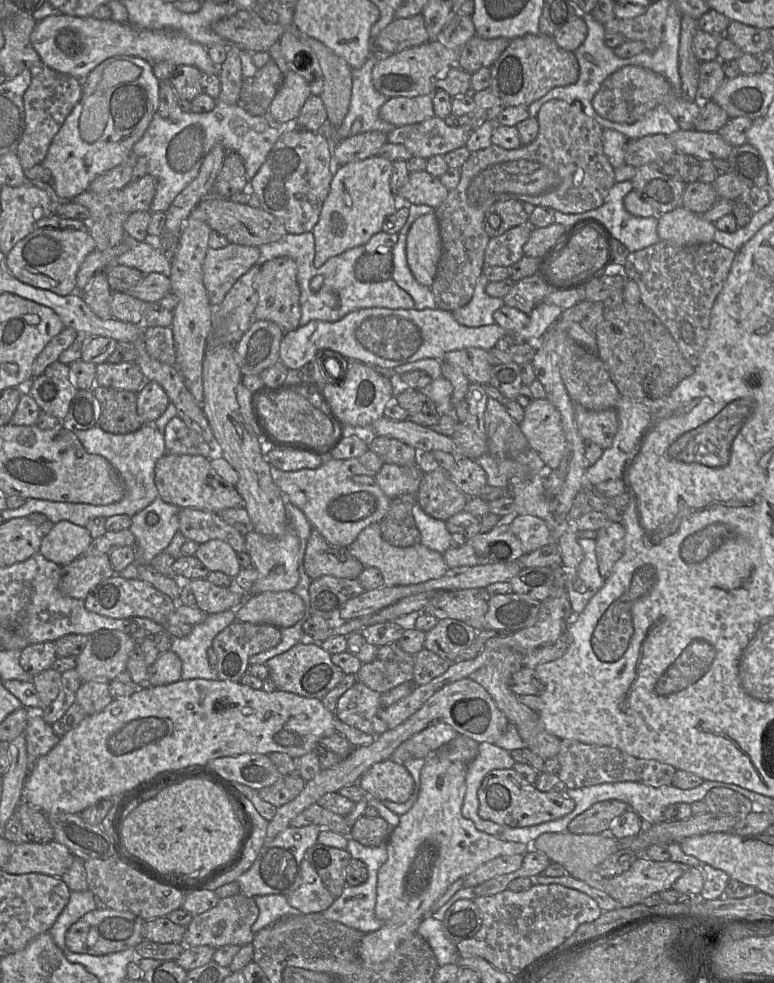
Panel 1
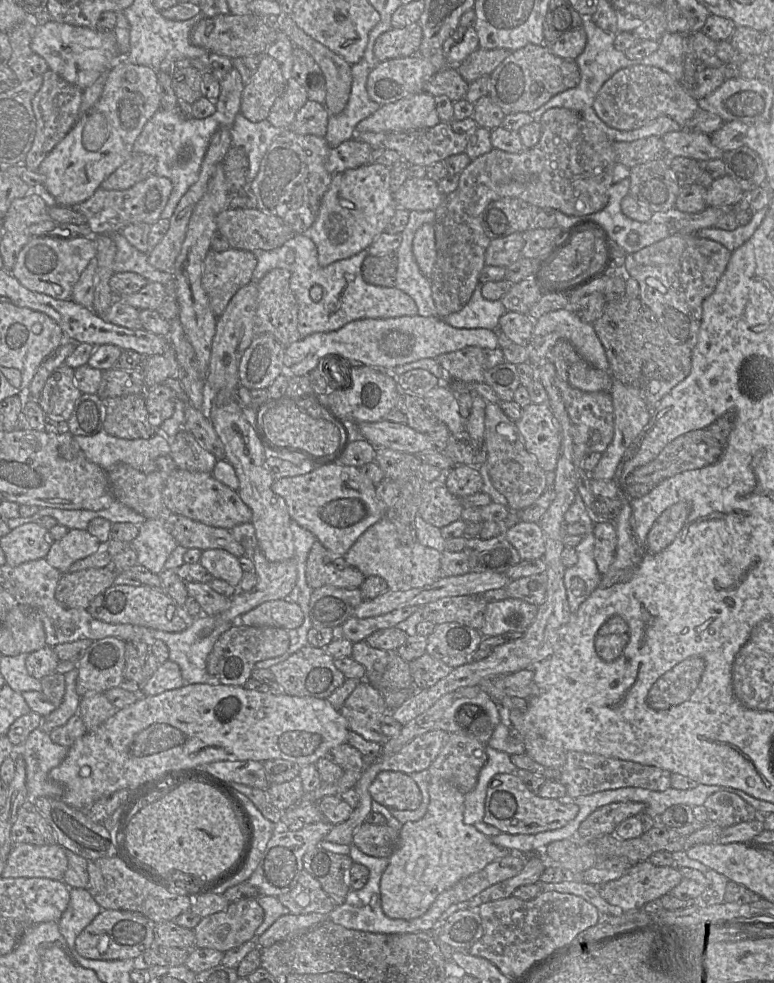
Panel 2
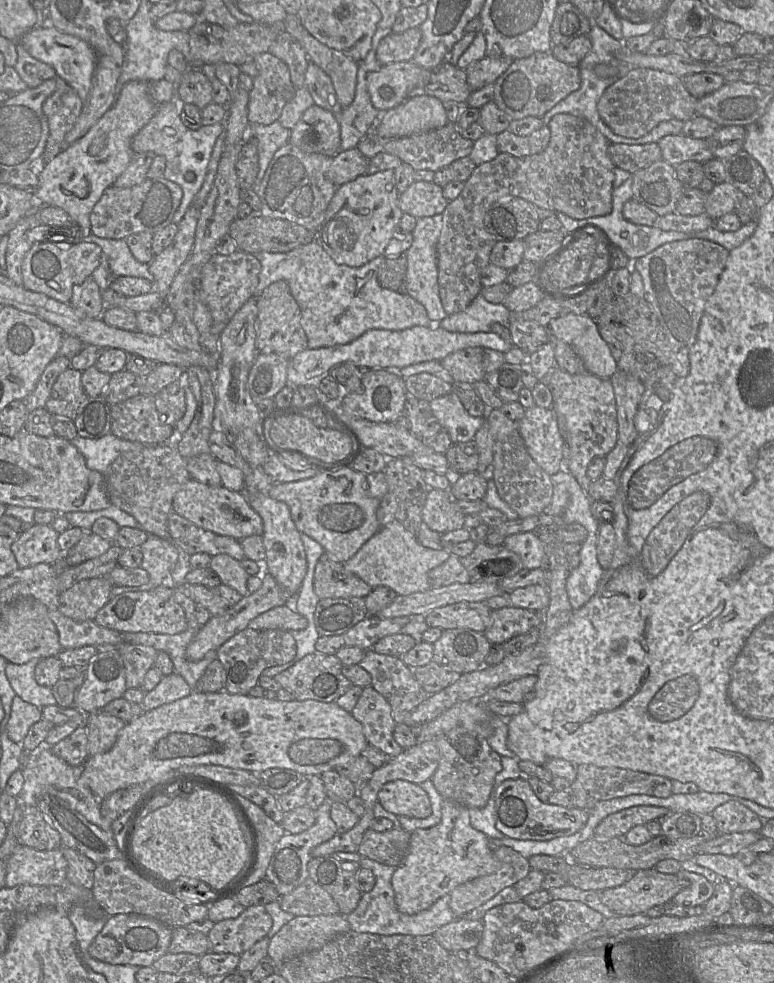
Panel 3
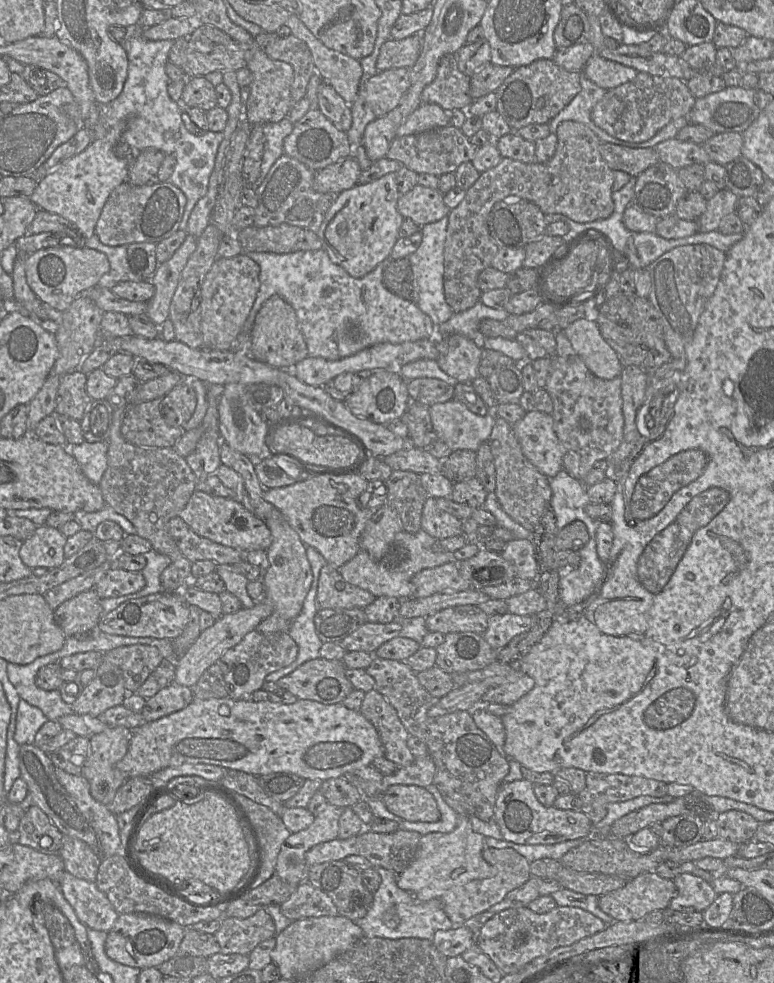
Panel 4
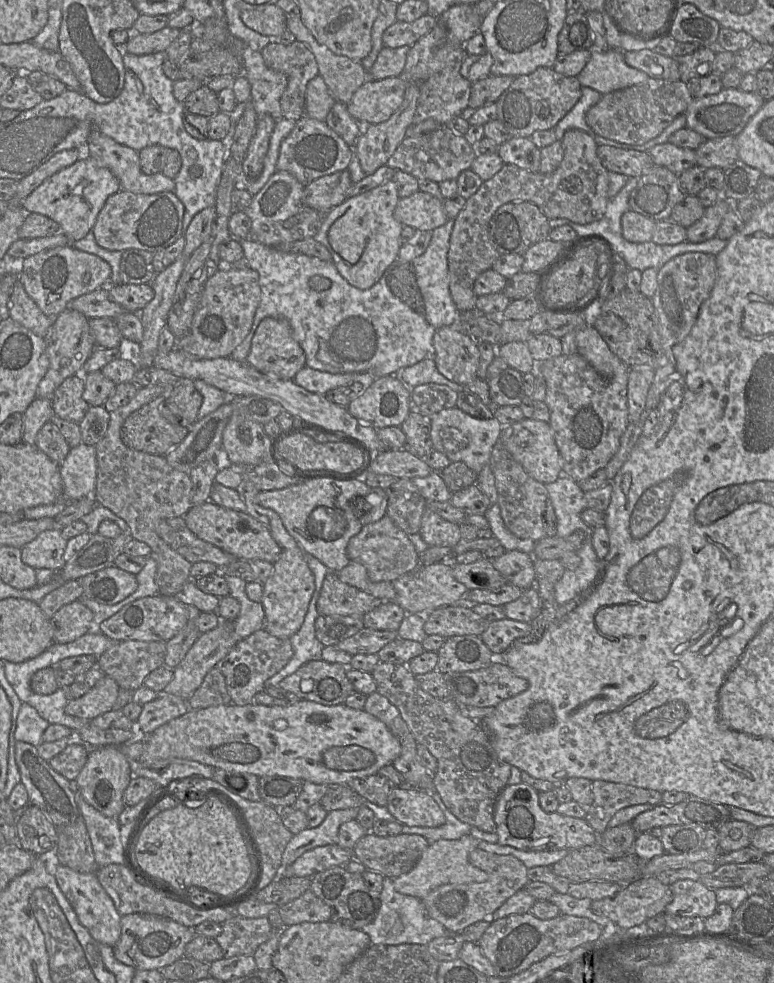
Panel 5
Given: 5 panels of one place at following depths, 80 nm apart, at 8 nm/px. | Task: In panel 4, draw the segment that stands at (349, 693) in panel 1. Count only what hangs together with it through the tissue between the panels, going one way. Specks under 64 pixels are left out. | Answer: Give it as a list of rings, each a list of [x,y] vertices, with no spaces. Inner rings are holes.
[[[376,689],[366,692],[359,711],[376,728],[387,759],[398,767],[414,762],[415,757],[407,745],[409,733],[383,695]]]

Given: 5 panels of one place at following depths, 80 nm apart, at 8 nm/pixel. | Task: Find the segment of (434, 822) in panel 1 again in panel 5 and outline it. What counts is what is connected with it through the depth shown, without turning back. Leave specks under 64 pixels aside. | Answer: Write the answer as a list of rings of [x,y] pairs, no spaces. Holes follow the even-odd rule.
[[[471,834],[456,840],[441,839],[431,842],[411,871],[393,879],[395,890],[401,894],[423,899],[429,892],[442,885],[487,881],[488,874],[469,862],[469,855],[478,848],[478,843],[479,840]]]

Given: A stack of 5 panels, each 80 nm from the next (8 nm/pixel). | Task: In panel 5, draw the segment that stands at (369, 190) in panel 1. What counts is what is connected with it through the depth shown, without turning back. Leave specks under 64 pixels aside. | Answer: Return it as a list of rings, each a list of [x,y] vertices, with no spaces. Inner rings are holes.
[[[393,179],[370,191],[346,198],[324,215],[313,237],[330,252],[339,273],[358,289],[371,288],[398,257],[404,226],[394,217],[399,198]]]

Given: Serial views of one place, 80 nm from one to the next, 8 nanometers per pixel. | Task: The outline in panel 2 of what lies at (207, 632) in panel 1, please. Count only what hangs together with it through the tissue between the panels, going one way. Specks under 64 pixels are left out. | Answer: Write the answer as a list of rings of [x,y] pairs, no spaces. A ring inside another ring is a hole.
[[[202,614],[190,620],[187,629],[179,632],[166,632],[152,629],[152,640],[163,641],[169,649],[169,660],[175,662],[180,667],[184,685],[188,684],[220,684],[218,676],[212,676],[207,671],[207,658],[213,650],[213,646],[222,633],[229,629],[233,624],[225,623],[218,616]]]

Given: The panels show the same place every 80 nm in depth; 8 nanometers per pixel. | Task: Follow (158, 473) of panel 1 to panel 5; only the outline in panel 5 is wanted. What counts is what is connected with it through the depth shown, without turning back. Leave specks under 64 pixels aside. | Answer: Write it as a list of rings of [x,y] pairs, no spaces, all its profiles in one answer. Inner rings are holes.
[[[208,500],[200,505],[192,505],[183,518],[187,527],[198,538],[233,555],[236,559],[258,559],[273,564],[280,556],[282,549],[269,531],[246,512],[228,509]]]

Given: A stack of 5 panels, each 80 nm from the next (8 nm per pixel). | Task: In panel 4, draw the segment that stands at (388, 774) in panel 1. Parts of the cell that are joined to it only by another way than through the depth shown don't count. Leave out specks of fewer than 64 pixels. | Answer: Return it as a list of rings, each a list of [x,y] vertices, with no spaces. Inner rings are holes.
[[[393,784],[382,795],[386,808],[394,815],[411,822],[437,822],[440,812],[436,800],[425,788]]]

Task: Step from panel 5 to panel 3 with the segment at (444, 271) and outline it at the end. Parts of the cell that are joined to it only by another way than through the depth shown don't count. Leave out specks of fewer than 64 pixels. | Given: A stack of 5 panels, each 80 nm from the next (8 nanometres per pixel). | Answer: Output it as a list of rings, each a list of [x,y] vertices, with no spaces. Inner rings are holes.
[[[442,214],[418,218],[416,226],[411,232],[413,243],[405,253],[407,257],[407,292],[425,308],[432,323],[439,323],[447,316],[440,300],[438,287],[437,245],[442,227]]]

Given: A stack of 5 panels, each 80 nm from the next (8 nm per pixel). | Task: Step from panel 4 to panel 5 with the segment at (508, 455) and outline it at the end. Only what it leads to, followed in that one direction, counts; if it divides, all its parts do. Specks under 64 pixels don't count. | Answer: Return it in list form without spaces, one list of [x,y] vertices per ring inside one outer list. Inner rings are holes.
[[[500,442],[494,445],[491,452],[490,468],[495,478],[497,503],[505,527],[520,539],[538,542],[545,538],[547,535],[544,511],[549,498],[545,484],[532,478]]]

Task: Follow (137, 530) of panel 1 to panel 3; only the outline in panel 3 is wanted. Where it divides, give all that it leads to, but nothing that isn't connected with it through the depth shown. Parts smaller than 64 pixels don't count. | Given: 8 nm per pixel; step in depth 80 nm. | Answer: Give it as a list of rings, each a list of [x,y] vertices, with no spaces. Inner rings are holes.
[[[148,534],[146,541],[139,547],[142,553],[141,567],[150,577],[151,589],[168,583],[168,576],[175,566],[180,548],[172,541]]]

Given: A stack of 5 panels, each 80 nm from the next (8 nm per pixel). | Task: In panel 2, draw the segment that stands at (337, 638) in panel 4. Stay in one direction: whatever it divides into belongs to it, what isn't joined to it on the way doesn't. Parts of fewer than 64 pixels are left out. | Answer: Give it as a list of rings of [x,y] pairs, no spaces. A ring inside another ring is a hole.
[[[325,585],[312,590],[310,619],[316,628],[339,628],[351,617],[363,601],[360,588],[346,589]]]

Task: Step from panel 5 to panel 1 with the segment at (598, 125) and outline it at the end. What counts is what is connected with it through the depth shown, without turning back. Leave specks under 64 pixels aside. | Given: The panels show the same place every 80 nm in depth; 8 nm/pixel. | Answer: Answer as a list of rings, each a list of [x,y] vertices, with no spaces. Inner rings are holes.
[[[625,66],[608,76],[592,99],[595,111],[603,118],[617,123],[632,124],[648,111],[664,105],[682,130],[694,130],[701,101],[688,102],[676,93],[670,83],[660,74],[640,66]]]

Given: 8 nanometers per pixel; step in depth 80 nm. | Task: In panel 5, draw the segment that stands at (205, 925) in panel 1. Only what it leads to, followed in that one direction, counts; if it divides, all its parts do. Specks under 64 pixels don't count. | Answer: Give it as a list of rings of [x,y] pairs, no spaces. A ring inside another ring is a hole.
[[[235,914],[222,923],[222,932],[215,938],[225,958],[252,955],[272,936],[268,917],[245,918]]]

